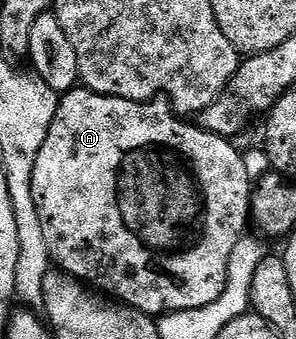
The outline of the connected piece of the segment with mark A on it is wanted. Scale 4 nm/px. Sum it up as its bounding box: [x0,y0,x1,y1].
[34,88,254,316]

